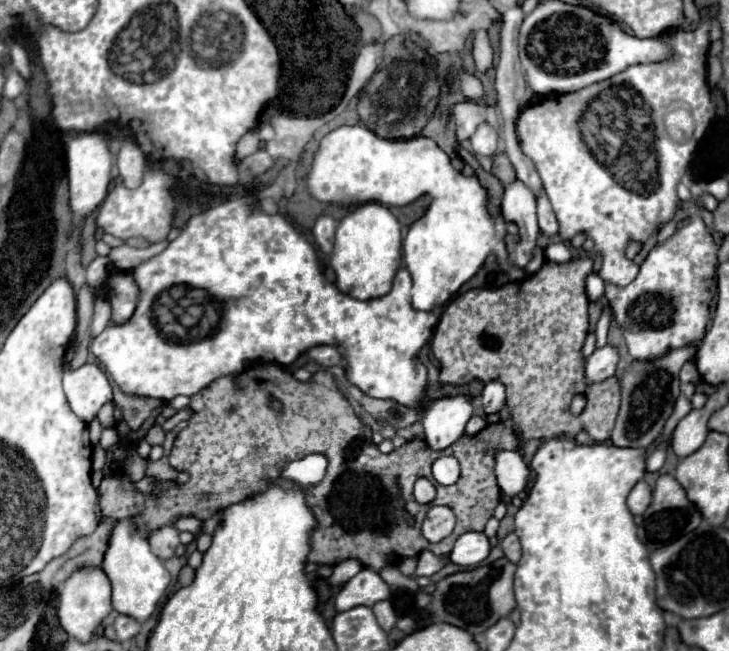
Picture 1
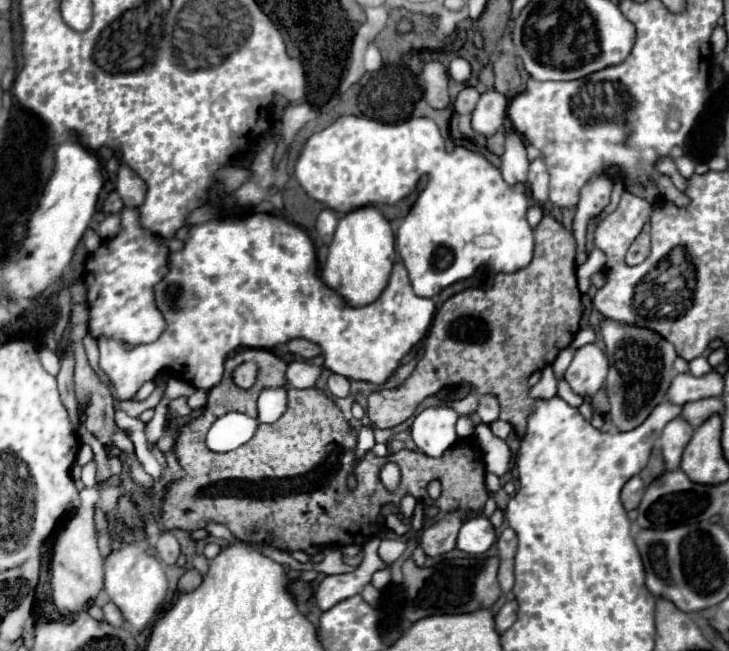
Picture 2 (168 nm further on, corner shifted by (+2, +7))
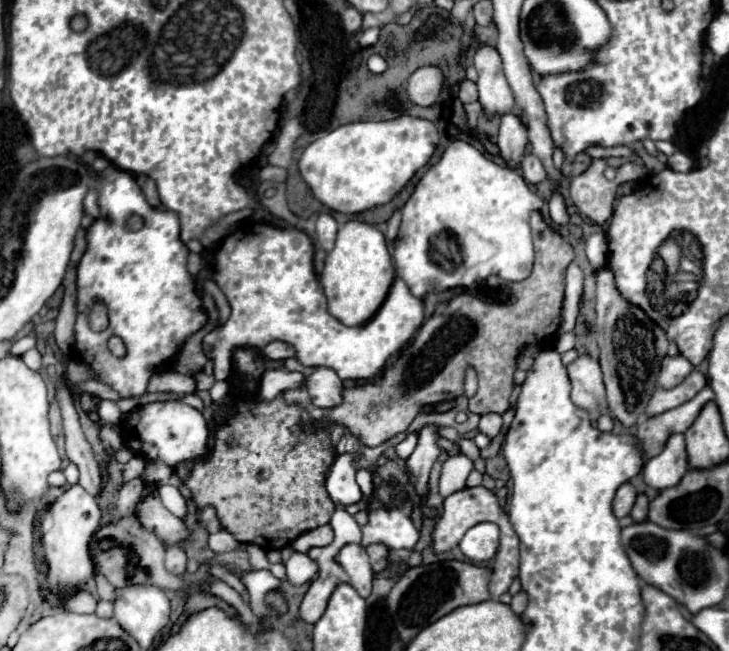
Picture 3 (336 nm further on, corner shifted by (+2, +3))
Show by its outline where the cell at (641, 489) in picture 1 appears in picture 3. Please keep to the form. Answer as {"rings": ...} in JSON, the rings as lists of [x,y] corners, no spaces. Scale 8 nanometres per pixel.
{"rings":[[[623,483],[617,493],[615,493],[615,499],[613,499],[613,513],[621,519],[625,515],[631,513],[633,505],[635,505],[635,499],[637,499],[637,491],[631,483]]]}

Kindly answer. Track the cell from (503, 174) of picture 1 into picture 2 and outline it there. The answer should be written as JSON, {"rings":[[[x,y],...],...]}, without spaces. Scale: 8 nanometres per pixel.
{"rings":[[[499,129],[495,135],[491,135],[491,139],[487,139],[487,149],[495,155],[503,153],[503,141],[505,141],[505,133],[503,129]]]}

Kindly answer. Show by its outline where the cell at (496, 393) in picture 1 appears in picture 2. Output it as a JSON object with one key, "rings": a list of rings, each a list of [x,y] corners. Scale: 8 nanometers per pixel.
{"rings":[[[483,395],[479,397],[479,409],[477,415],[481,417],[483,423],[493,423],[499,417],[499,401],[493,395]]]}

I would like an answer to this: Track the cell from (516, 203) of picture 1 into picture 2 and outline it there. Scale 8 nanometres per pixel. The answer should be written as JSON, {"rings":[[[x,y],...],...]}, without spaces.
{"rings":[[[511,129],[511,135],[505,135],[505,151],[501,155],[501,175],[507,183],[527,183],[527,149],[521,135]]]}

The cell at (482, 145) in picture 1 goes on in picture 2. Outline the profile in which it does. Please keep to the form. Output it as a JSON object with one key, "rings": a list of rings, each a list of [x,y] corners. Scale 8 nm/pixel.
{"rings":[[[487,89],[473,111],[473,121],[471,121],[473,129],[485,137],[493,135],[503,125],[503,119],[507,117],[507,105],[509,99],[503,93],[495,89]]]}

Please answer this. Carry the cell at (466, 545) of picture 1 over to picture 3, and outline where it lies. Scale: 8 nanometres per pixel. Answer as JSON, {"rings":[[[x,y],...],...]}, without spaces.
{"rings":[[[477,523],[463,535],[459,547],[473,563],[489,561],[499,547],[499,527],[495,523]]]}

